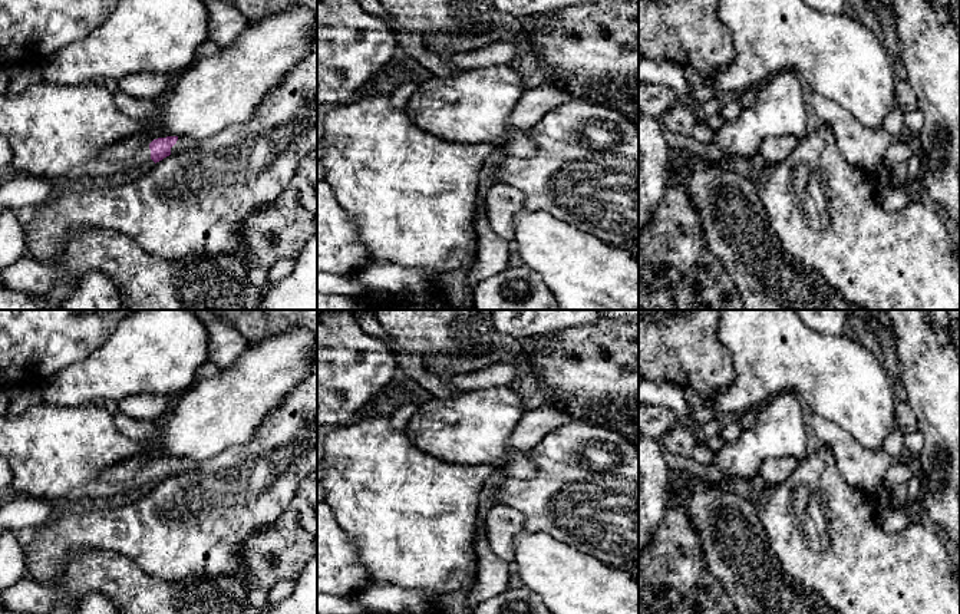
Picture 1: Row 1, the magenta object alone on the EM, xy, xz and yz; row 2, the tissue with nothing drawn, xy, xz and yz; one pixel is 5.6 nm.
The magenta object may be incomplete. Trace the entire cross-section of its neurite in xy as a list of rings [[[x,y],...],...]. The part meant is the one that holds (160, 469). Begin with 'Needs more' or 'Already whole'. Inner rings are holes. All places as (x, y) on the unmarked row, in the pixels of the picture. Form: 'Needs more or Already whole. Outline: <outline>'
Needs more. Outline: [[[43,402],[14,417],[0,415],[0,459],[4,459],[11,469],[13,495],[42,498],[52,504],[85,498],[95,501],[136,489],[149,481],[156,485],[197,466],[192,459],[166,458],[145,466],[128,485],[103,479],[102,473],[108,468],[145,452],[145,445],[129,439],[115,426],[113,416],[102,403],[66,407]]]

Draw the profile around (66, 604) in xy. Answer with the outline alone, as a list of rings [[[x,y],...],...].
[[[63,595],[49,614],[73,614],[79,595]]]

